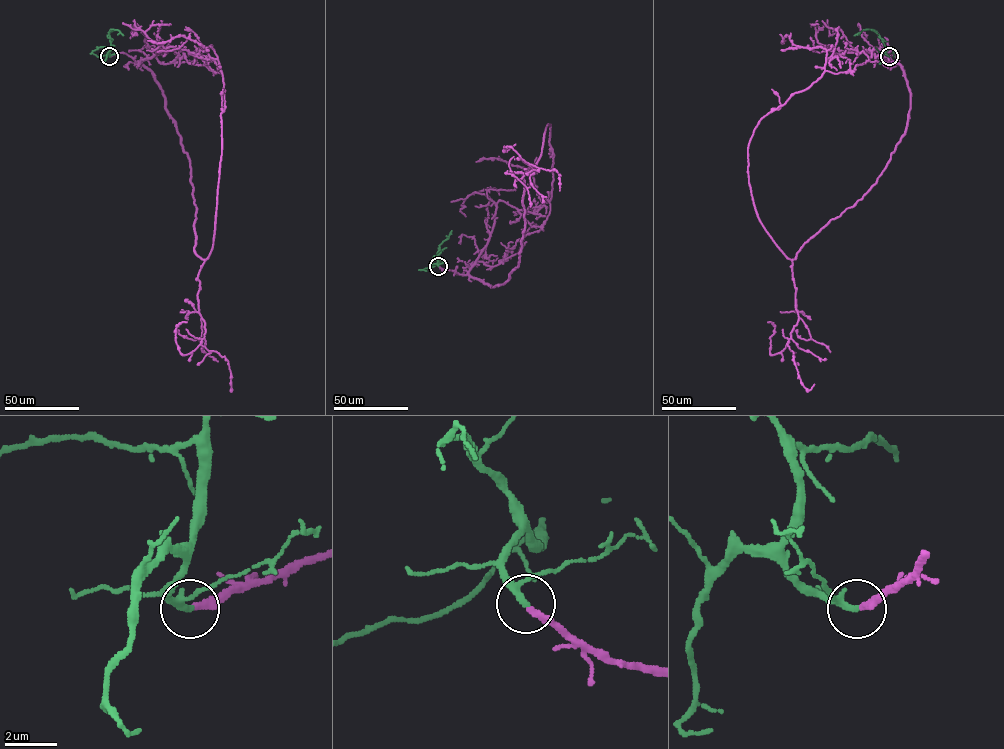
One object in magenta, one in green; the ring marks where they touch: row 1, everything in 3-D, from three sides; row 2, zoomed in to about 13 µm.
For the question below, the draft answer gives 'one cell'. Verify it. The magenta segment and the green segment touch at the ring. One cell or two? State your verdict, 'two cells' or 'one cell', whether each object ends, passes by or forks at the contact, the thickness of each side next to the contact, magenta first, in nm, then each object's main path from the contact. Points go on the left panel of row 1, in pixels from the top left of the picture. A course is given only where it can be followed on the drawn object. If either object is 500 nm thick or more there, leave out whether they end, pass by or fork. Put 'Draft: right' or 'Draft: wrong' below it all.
one cell | magenta ends | green passes by | 240/200 nm | magenta via (110, 56), (124, 52), (151, 72), (187, 153), (194, 251), (204, 261), (200, 344), (227, 360), (231, 384) | green via (110, 56), (109, 31), (118, 30), (123, 35)
Draft: right

